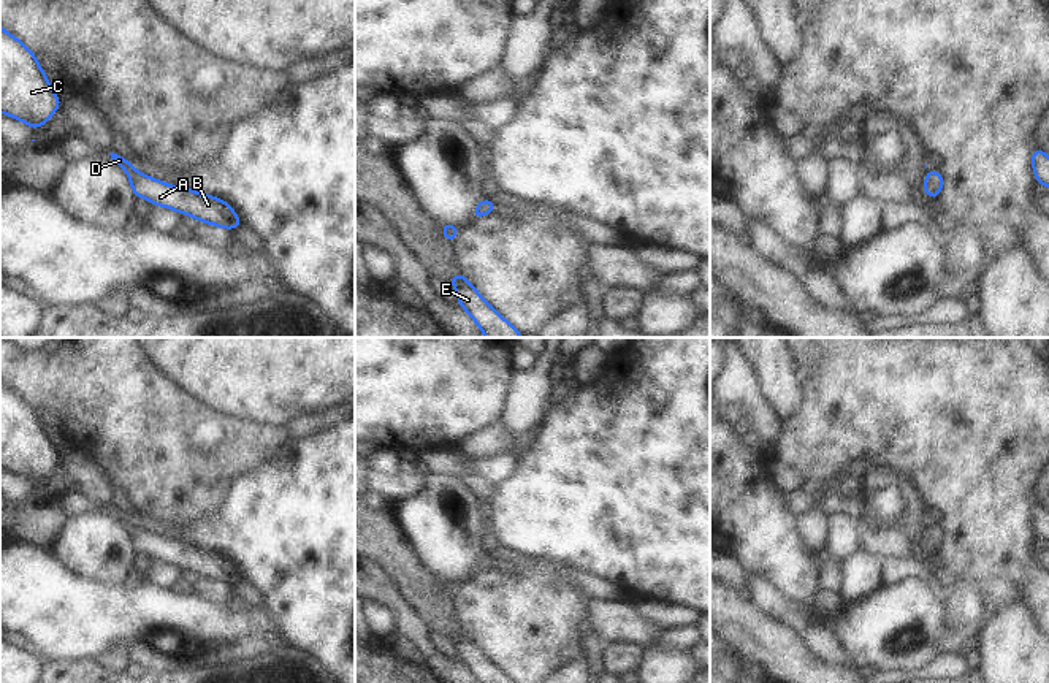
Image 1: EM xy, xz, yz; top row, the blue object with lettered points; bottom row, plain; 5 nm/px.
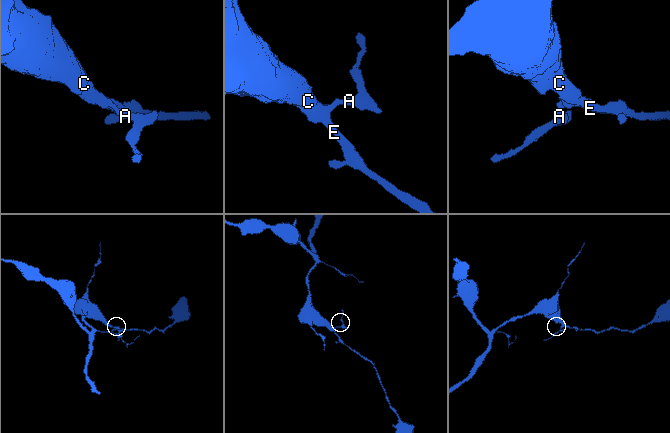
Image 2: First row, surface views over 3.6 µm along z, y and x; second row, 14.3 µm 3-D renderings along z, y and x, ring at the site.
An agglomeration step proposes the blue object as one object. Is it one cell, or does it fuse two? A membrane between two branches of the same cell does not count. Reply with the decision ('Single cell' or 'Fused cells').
Single cell.

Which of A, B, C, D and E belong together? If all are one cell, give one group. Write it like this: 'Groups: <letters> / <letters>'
Groups: A B C D E.

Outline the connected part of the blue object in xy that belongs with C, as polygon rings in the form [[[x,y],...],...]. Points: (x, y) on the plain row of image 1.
[[[0,380],[0,467],[35,485],[60,460],[35,409]]]

